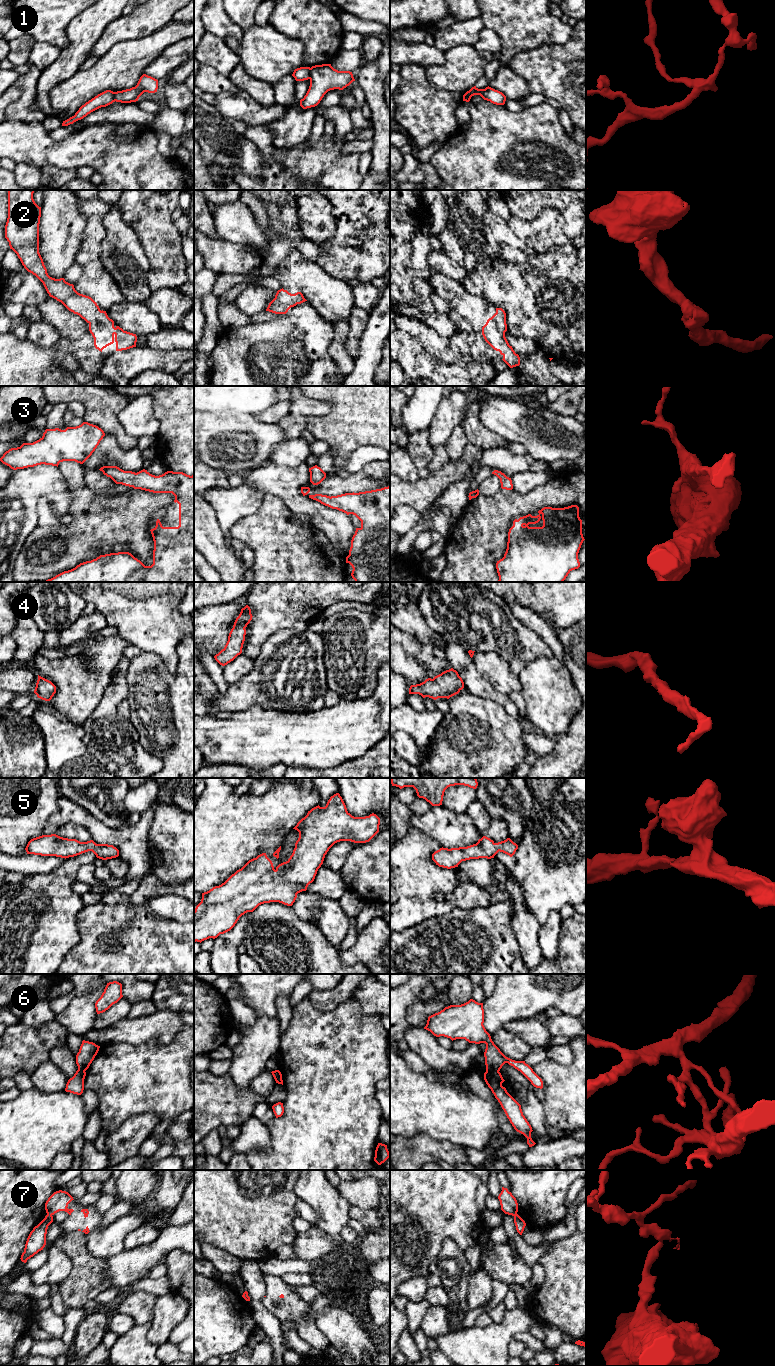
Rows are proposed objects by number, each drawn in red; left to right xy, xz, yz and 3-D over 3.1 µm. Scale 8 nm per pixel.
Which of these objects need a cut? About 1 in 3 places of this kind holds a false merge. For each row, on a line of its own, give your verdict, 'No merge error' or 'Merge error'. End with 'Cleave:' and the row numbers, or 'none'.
1: Merge error
2: No merge error
3: No merge error
4: No merge error
5: No merge error
6: Merge error
7: Merge error
Cleave: 1, 6, 7

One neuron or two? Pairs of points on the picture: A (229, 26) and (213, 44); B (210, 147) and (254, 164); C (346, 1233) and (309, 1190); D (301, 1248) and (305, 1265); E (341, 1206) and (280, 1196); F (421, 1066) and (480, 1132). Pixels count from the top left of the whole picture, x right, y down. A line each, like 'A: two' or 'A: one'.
A: two
B: one
C: two
D: two
E: two
F: two

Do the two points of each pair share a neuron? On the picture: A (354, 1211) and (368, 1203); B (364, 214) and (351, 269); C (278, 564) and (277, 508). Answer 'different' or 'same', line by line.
A: different
B: same
C: same

